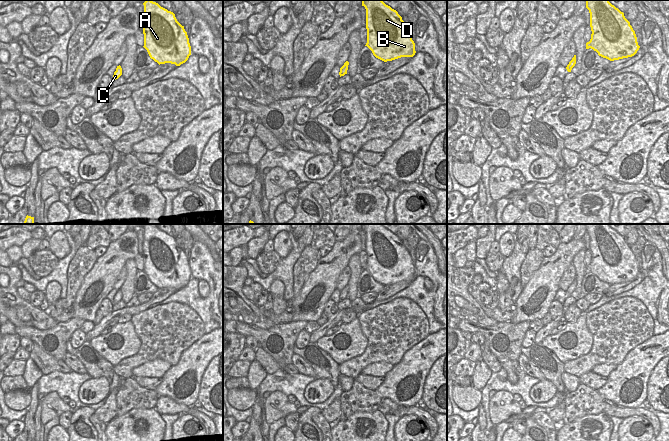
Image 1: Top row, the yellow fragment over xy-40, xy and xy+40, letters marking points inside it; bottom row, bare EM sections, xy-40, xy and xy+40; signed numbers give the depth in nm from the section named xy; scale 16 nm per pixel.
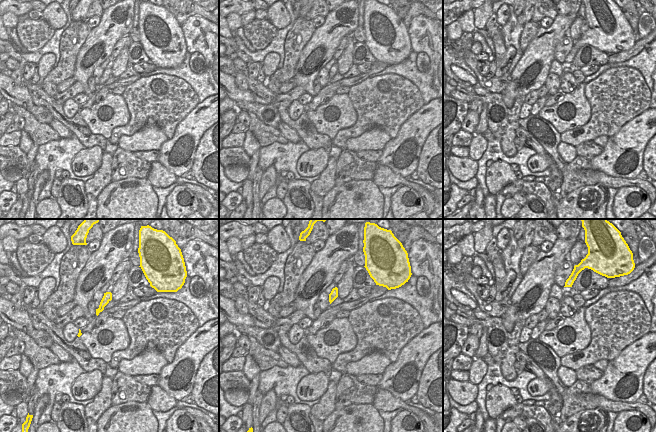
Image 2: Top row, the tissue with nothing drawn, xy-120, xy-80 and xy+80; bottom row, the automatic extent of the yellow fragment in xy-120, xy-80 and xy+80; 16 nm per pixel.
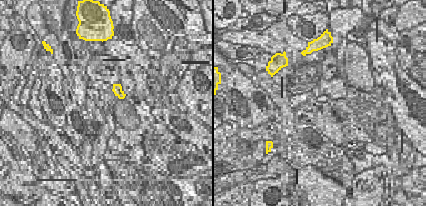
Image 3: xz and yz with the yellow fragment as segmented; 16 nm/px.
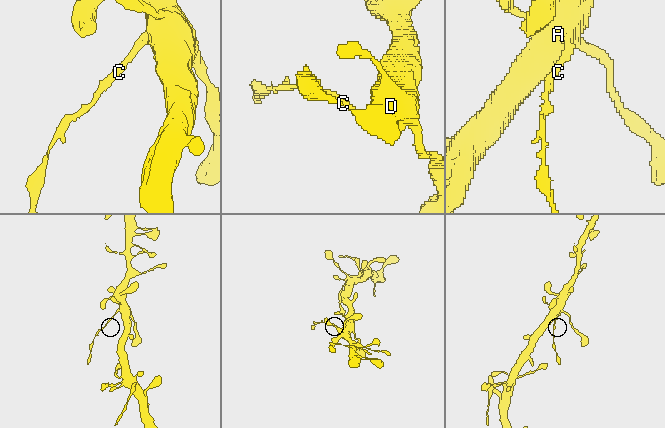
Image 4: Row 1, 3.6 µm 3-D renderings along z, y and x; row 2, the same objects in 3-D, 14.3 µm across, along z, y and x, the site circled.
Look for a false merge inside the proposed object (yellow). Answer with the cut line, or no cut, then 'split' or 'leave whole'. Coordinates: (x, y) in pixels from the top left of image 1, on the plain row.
cut xy (344, 287), (347, 293); split

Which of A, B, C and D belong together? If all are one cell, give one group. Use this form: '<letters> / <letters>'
A B D / C

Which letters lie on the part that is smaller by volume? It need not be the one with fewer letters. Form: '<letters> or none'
C

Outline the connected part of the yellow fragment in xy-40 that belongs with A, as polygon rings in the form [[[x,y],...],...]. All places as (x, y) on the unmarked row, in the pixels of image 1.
[[[152,224],[144,227],[144,272],[151,283],[160,288],[180,290],[191,279],[187,256],[175,238]]]

